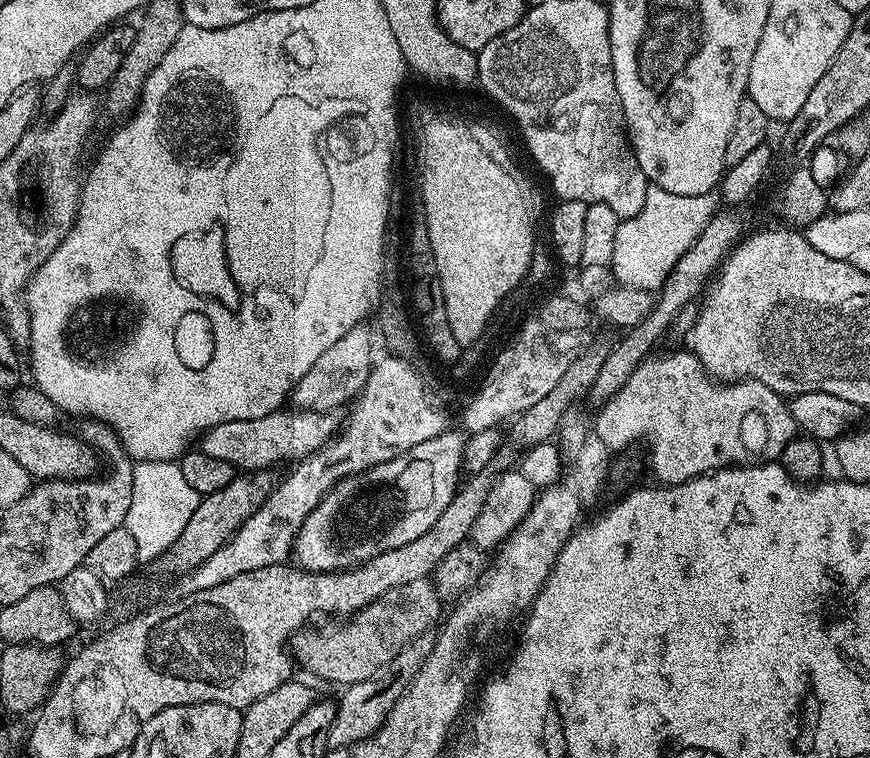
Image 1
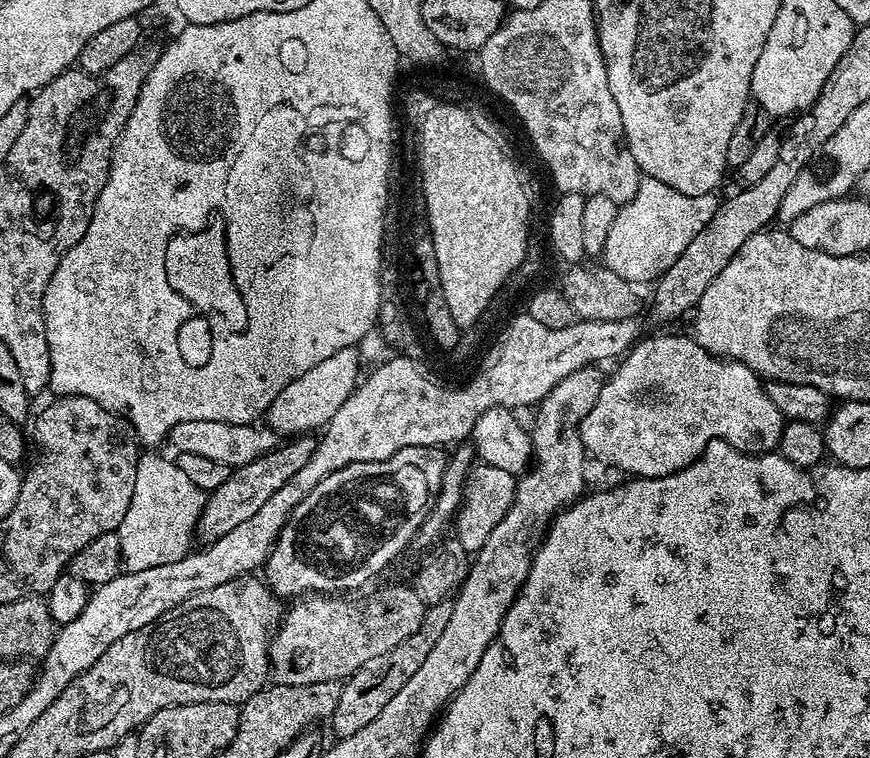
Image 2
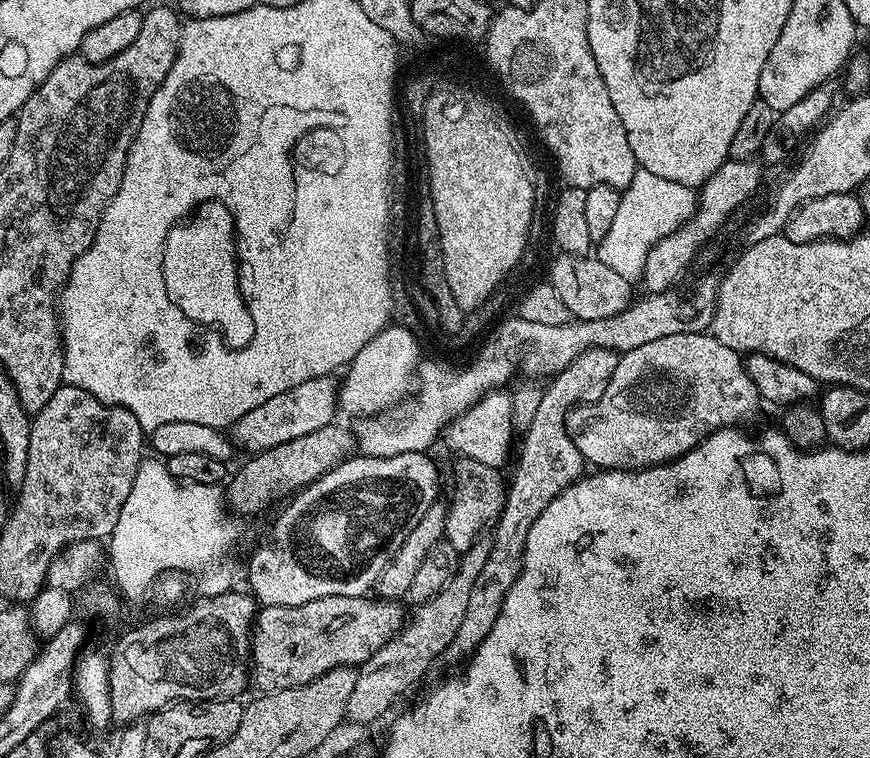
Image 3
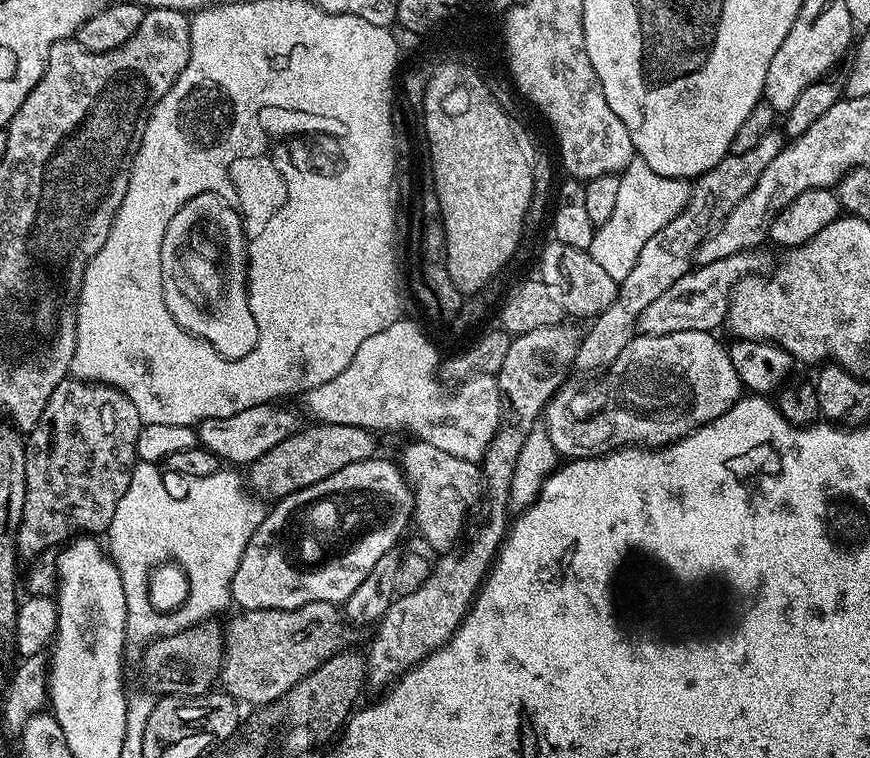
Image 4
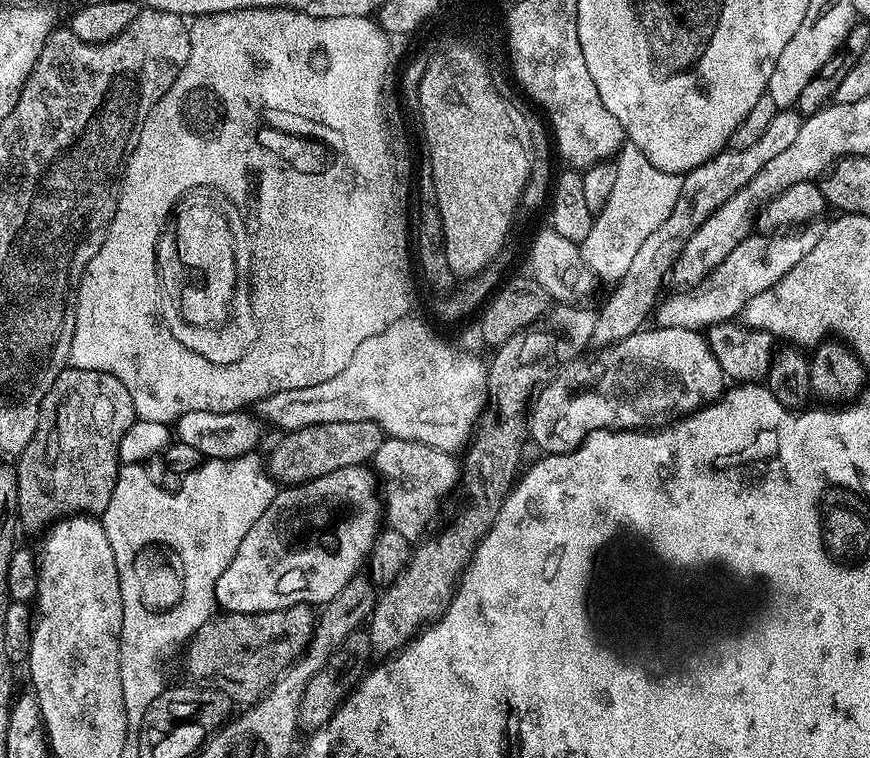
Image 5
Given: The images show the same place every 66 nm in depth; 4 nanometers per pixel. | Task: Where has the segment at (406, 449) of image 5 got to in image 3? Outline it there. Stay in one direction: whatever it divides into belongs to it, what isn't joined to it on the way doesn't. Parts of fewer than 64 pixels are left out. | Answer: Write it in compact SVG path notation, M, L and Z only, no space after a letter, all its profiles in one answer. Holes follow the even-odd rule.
M463 458L455 461L452 468L452 500L448 504L448 517L444 534L448 542L460 554L469 552L472 545L477 543L480 531L484 527L499 520L500 512L504 509L506 495L506 480L500 477L500 468L486 466L486 462L474 462Z

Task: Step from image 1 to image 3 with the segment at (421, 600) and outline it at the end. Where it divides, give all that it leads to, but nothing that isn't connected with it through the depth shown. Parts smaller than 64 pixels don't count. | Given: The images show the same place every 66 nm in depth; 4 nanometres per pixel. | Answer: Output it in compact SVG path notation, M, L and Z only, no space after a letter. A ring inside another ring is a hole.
M327 596L302 602L302 606L283 608L282 606L264 606L257 611L250 633L250 680L260 687L261 693L277 692L306 682L314 682L322 674L335 668L346 668L365 664L371 656L390 638L399 634L406 623L406 608L396 598L375 598L368 600L363 596Z

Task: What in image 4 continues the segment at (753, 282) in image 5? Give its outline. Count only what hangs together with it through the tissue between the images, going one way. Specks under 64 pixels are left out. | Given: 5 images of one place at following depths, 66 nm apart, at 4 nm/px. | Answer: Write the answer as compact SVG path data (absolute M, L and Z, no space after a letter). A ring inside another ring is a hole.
M752 249L740 251L727 258L720 258L715 262L699 265L678 278L673 286L661 295L654 298L639 315L637 331L641 335L657 337L660 334L682 333L685 330L698 330L699 332L715 331L725 323L729 308L729 298L732 289L738 281L748 275L759 275L769 271L774 260L771 260L765 249Z

